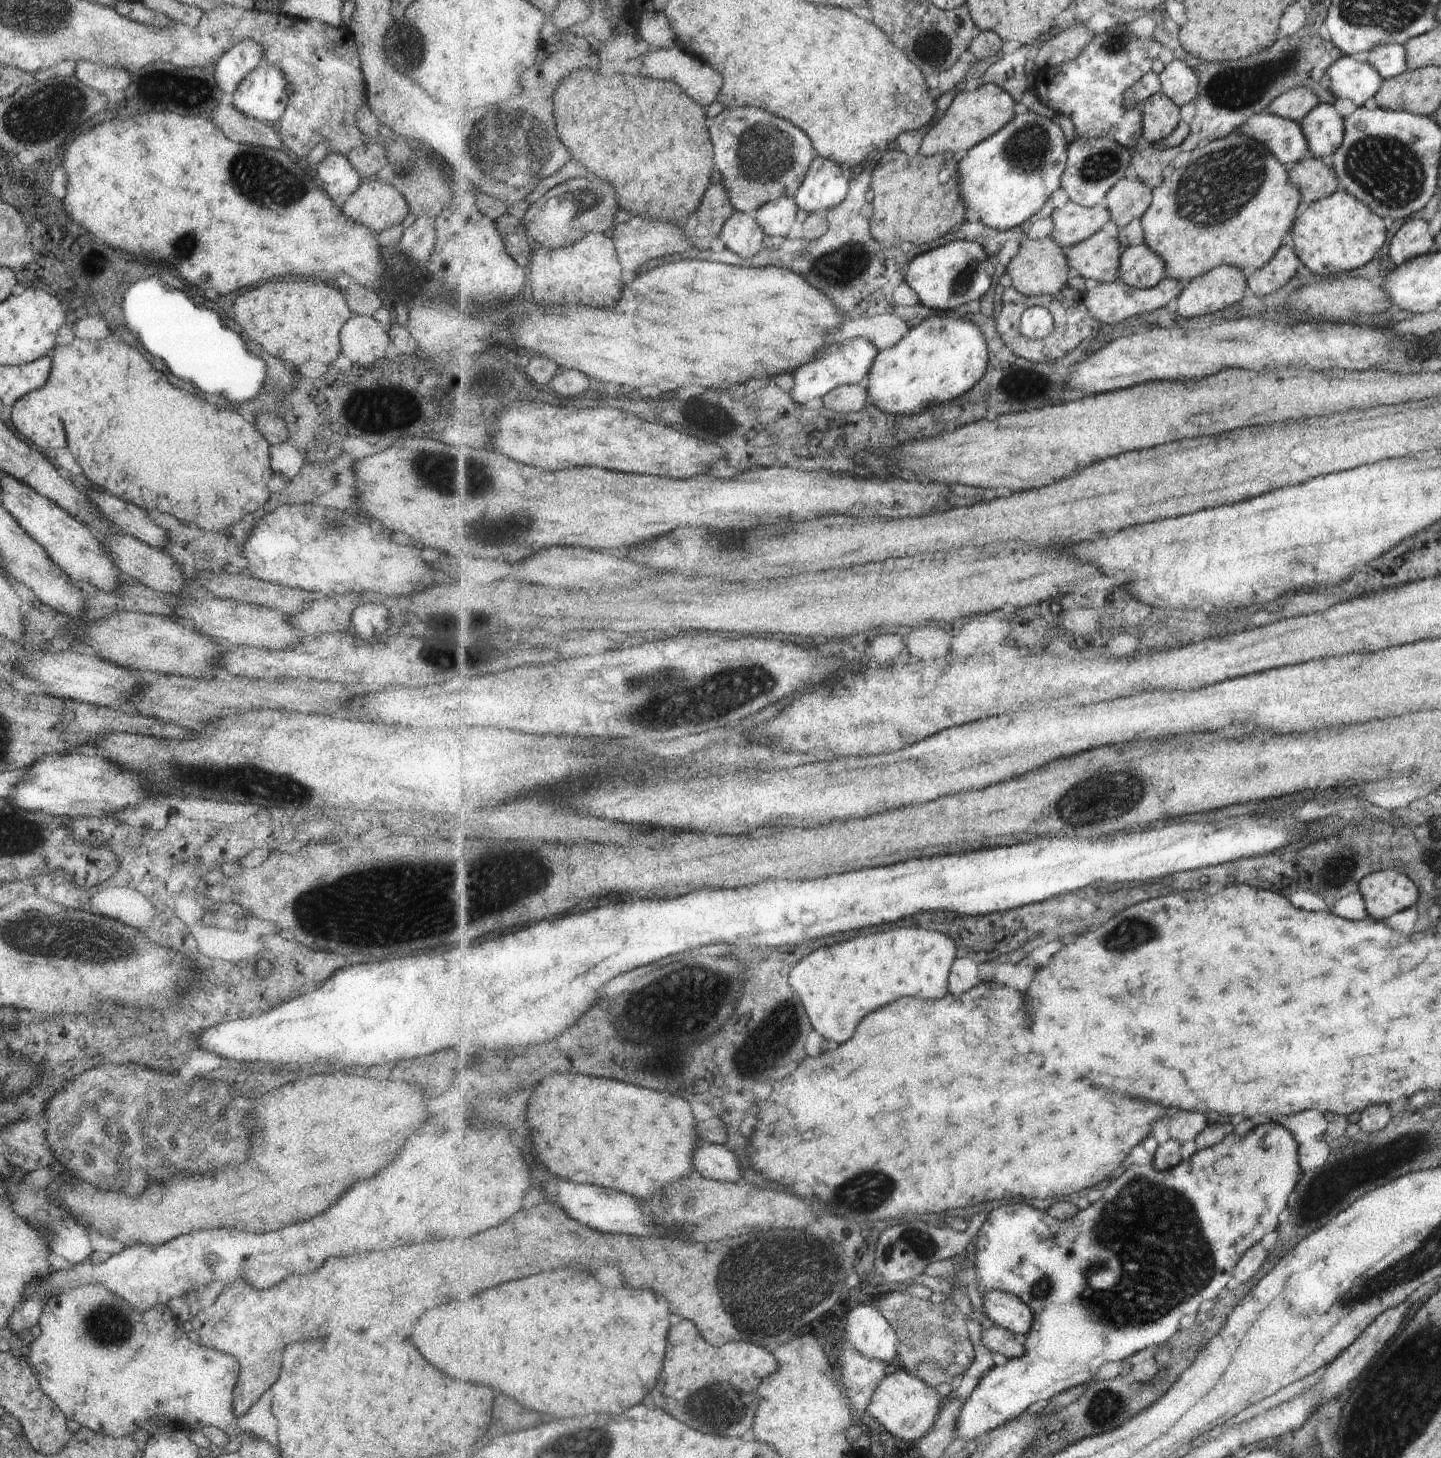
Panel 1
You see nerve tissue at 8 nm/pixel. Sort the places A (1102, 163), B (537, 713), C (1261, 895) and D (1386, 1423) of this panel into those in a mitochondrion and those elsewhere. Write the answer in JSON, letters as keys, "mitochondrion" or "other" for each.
{"A":"mitochondrion","B":"other","C":"other","D":"mitochondrion"}

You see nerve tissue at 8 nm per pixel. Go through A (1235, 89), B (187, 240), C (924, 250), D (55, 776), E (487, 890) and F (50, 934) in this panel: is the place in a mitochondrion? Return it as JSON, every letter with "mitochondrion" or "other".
{"A":"mitochondrion","B":"mitochondrion","C":"other","D":"other","E":"mitochondrion","F":"mitochondrion"}

